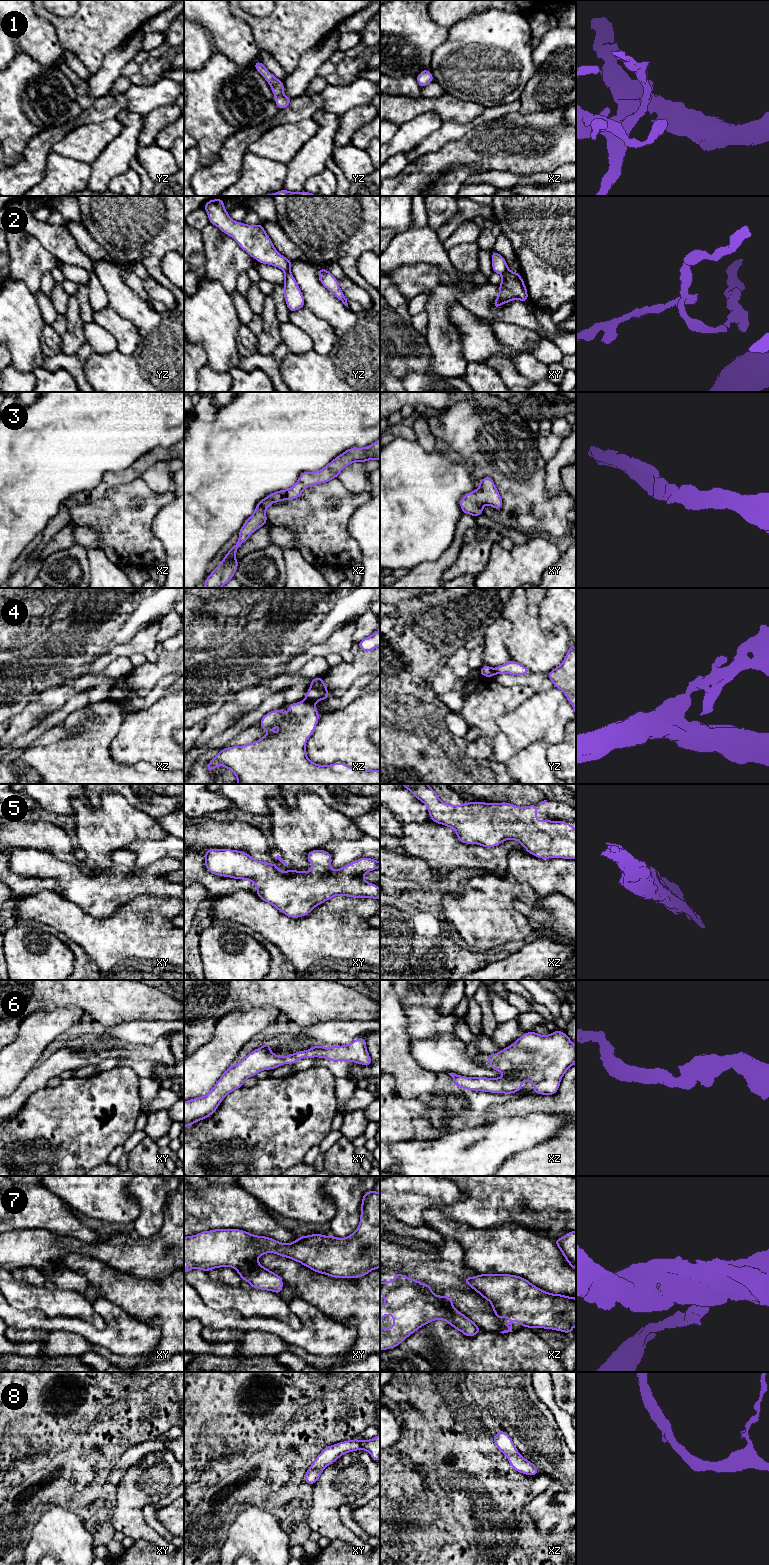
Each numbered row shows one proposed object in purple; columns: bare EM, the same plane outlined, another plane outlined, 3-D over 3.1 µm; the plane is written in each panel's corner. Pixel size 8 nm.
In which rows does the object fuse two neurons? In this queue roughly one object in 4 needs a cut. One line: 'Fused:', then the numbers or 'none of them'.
Fused: 2, 4

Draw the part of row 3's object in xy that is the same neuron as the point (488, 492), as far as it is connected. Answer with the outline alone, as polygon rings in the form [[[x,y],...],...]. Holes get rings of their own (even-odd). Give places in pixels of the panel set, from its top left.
[[[484,477],[481,481],[478,481],[479,488],[464,495],[460,499],[460,508],[463,514],[470,514],[473,517],[484,514],[483,506],[485,504],[493,507],[496,510],[499,510],[503,506],[503,501],[499,491],[497,490],[494,481],[490,477]]]

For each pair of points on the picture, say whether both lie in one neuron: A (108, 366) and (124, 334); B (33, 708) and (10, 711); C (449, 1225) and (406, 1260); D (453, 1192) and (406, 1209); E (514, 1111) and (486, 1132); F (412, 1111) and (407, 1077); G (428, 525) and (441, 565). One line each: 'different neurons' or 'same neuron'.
A: different neurons
B: different neurons
C: different neurons
D: same neuron
E: different neurons
F: different neurons
G: different neurons

